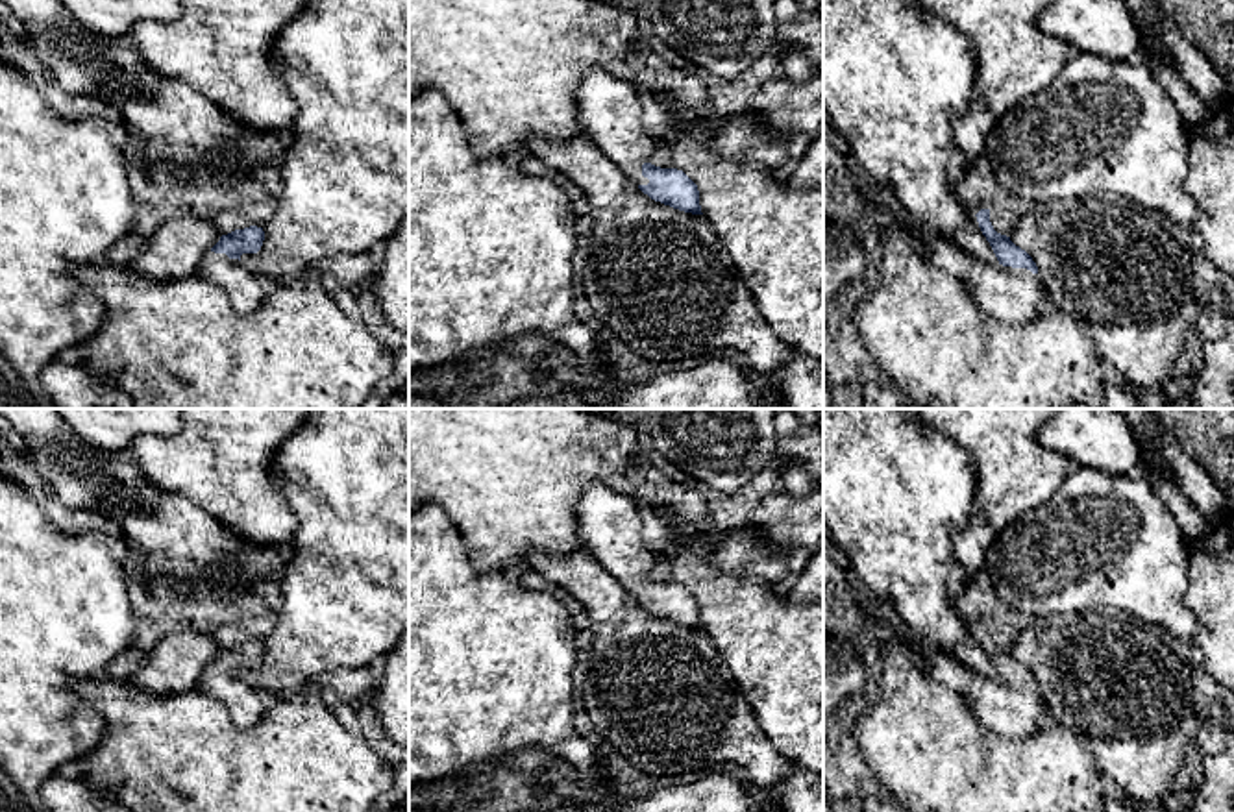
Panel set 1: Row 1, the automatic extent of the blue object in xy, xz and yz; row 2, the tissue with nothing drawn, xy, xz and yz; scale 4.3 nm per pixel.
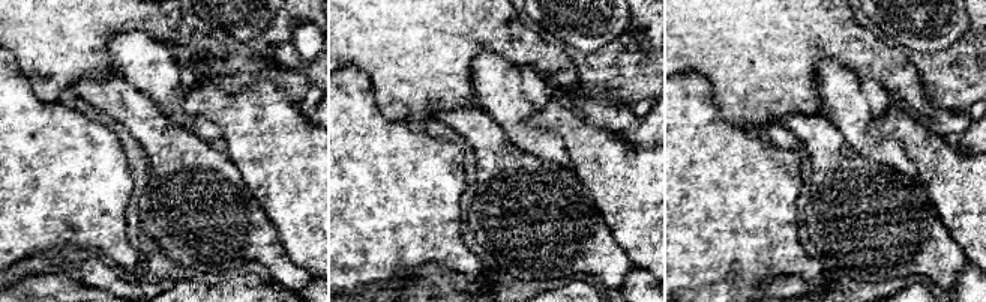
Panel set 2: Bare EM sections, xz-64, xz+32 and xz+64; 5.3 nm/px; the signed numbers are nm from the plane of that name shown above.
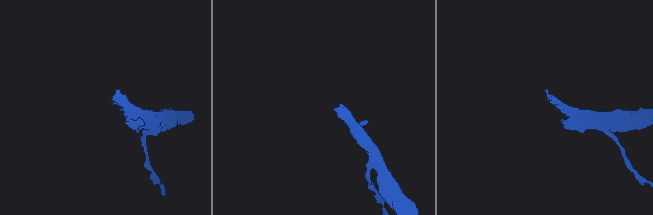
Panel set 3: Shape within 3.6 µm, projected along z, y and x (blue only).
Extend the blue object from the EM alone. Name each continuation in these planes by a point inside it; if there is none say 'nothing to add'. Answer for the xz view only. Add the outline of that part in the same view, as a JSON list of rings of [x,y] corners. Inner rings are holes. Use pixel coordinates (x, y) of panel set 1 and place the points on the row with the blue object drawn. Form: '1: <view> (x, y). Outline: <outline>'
1: xz (609, 110). Outline: [[[599,67],[586,70],[575,94],[583,131],[636,185],[649,183],[642,165],[657,150],[657,141],[642,124],[644,100],[633,85]]]

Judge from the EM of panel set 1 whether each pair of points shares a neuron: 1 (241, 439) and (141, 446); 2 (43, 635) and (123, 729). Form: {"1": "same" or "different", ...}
{"1": "same", "2": "different"}

